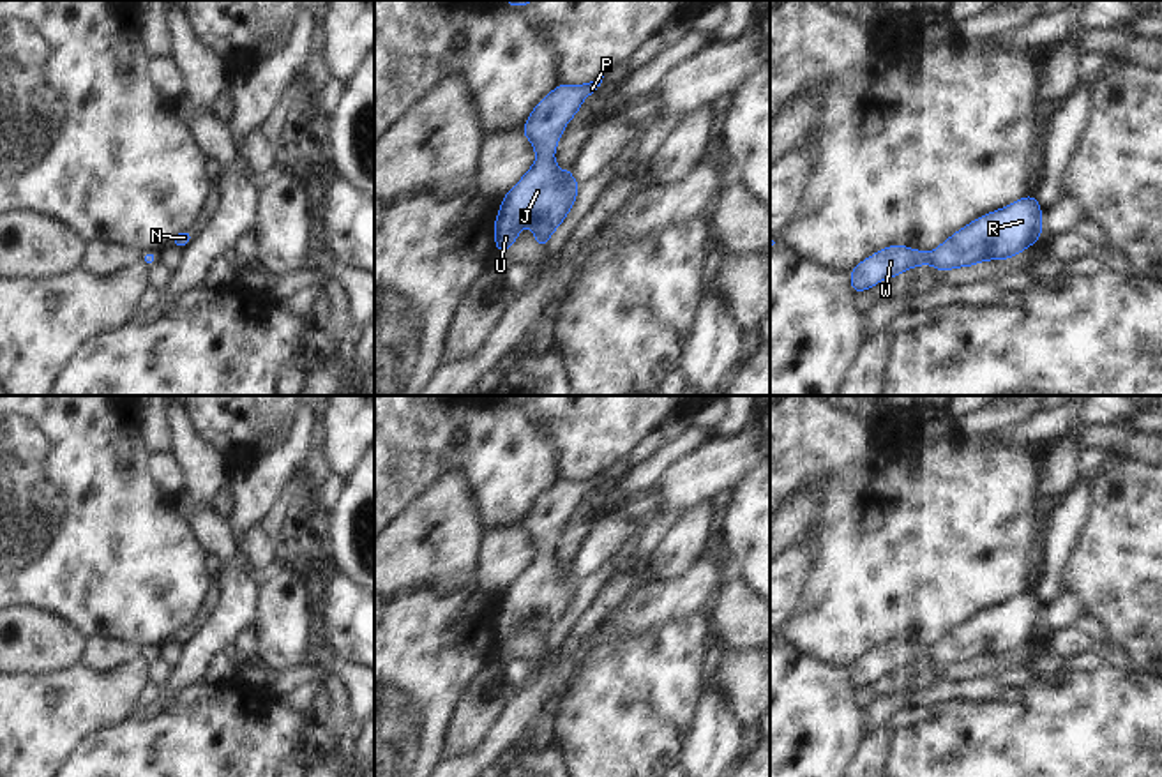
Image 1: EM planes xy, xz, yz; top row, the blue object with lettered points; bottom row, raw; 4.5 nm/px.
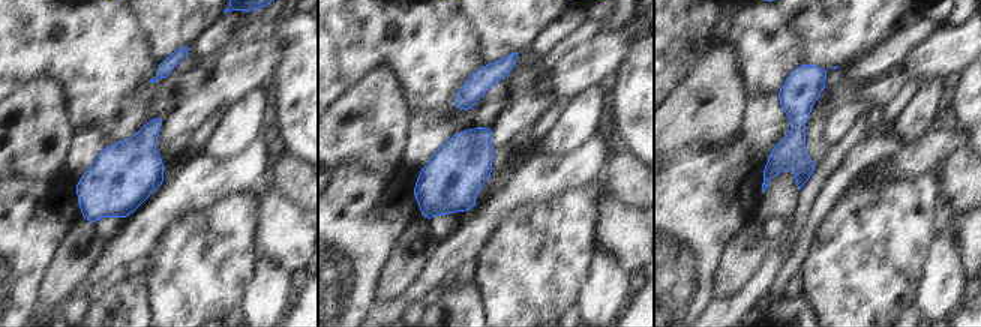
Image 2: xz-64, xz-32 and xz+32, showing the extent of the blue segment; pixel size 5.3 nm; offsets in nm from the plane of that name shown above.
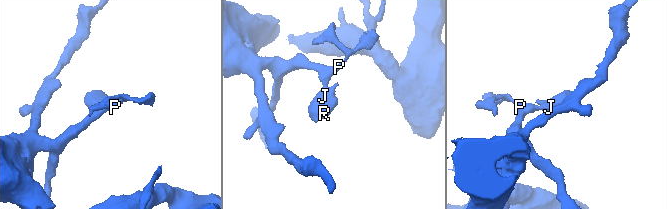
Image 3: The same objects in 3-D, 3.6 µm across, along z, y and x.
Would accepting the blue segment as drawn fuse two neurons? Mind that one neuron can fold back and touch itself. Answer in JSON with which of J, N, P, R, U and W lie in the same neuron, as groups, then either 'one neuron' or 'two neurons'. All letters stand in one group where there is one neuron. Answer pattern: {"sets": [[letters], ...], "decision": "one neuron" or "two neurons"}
{"sets": [["J", "N", "P", "R", "U", "W"]], "decision": "one neuron"}

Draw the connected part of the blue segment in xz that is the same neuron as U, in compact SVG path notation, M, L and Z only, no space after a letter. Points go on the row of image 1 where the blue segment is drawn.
M602 78L585 85L558 85L535 106L523 134L533 143L537 161L507 192L494 219L494 242L505 253L524 226L533 226L537 244L546 249L551 233L570 212L579 184L572 168L560 171L553 157L565 125L581 109L586 95L597 94Z

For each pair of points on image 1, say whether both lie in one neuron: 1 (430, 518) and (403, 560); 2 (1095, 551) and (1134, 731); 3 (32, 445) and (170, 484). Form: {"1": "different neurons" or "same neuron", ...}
{"1": "same neuron", "2": "different neurons", "3": "different neurons"}

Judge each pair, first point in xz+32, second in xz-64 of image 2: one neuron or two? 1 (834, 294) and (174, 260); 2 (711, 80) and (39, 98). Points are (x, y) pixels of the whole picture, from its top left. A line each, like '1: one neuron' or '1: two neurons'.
1: one neuron
2: one neuron

